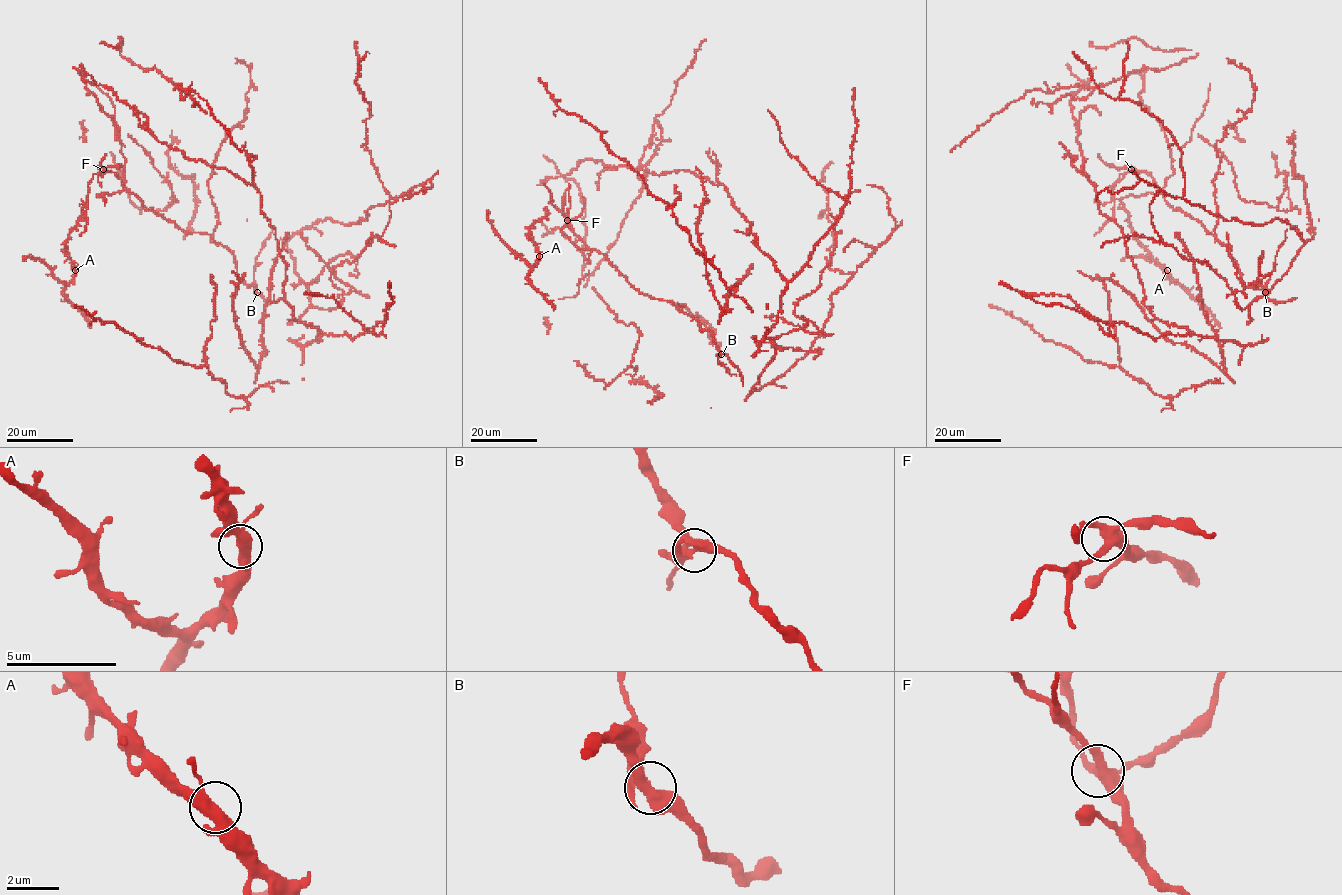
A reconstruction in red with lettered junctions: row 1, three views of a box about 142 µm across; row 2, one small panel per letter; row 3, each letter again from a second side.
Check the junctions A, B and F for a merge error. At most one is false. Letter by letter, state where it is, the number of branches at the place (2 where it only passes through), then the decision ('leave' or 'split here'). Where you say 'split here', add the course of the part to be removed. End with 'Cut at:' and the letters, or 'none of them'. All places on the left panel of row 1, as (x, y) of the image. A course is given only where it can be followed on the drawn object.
A: (75, 270) | 4 | leave
B: (257, 292) | 4 | split here | (257, 291), (253, 274), (256, 258), (272, 229)
F: (103, 169) | 4 | leave
Cut at: B

